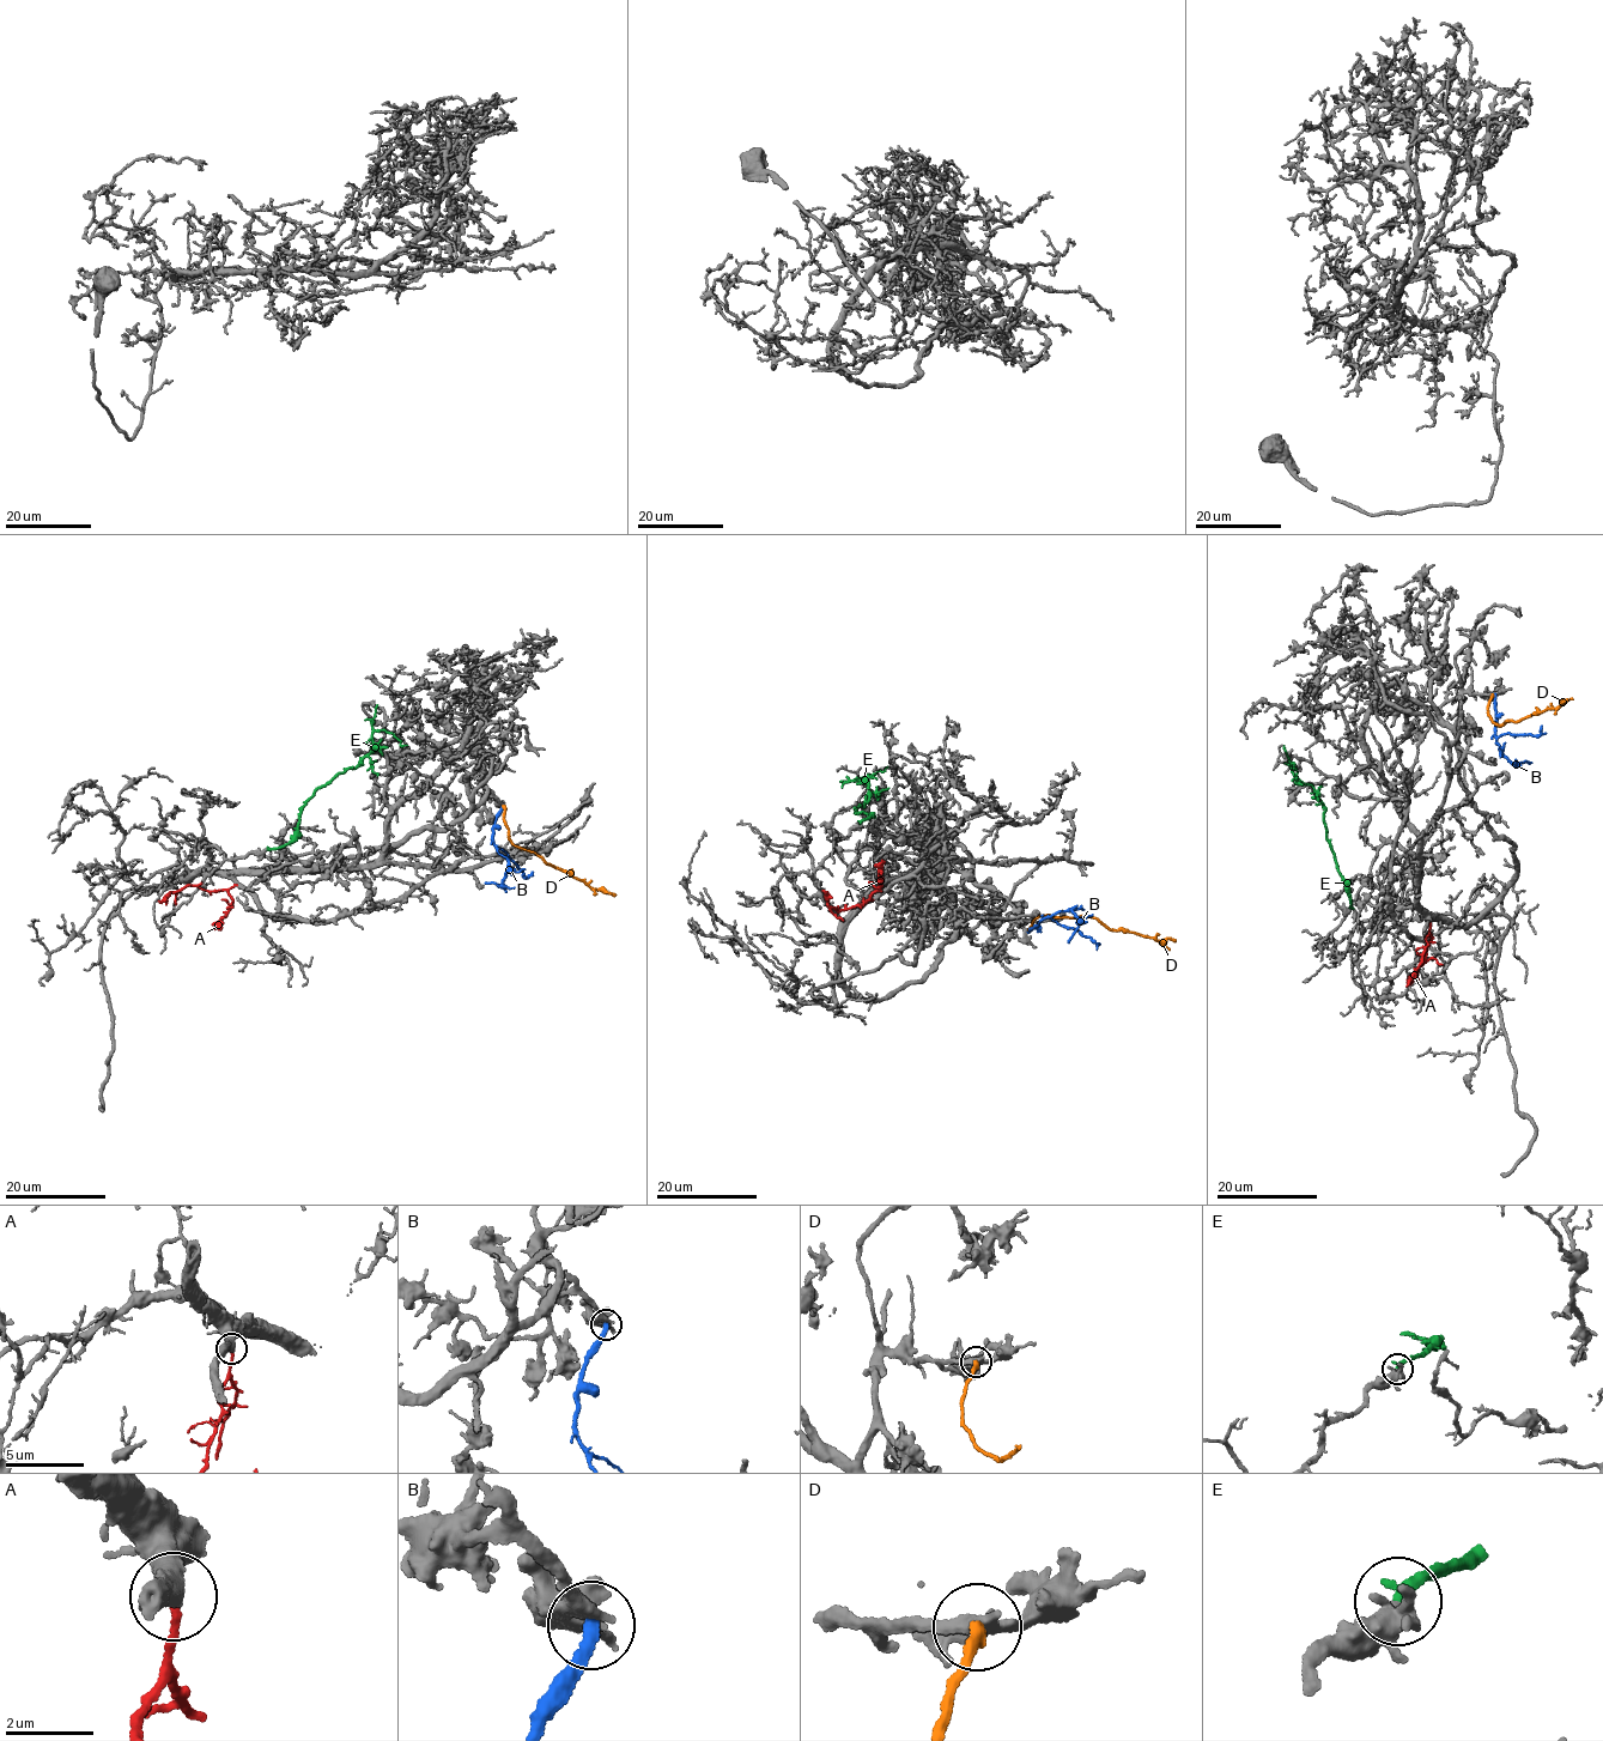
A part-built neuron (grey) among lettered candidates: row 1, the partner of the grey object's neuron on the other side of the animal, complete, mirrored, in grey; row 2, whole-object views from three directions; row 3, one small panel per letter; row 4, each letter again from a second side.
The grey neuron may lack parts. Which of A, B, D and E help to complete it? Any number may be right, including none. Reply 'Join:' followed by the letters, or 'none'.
Join: A, E

